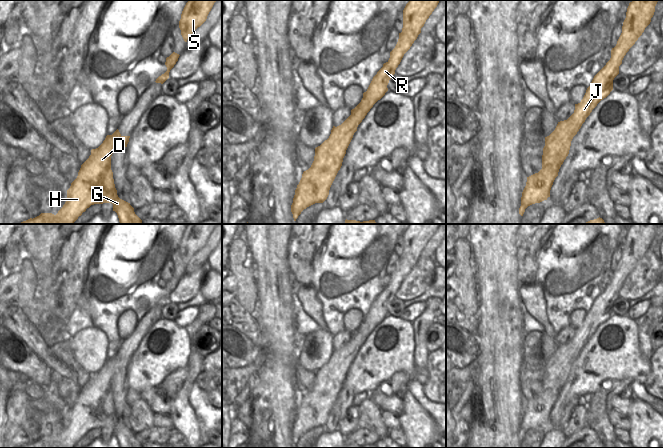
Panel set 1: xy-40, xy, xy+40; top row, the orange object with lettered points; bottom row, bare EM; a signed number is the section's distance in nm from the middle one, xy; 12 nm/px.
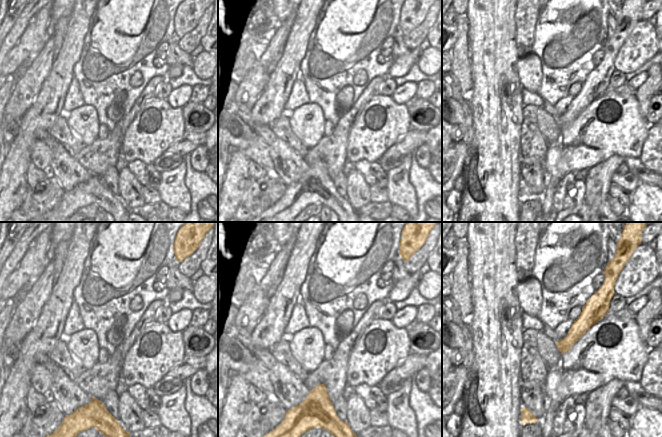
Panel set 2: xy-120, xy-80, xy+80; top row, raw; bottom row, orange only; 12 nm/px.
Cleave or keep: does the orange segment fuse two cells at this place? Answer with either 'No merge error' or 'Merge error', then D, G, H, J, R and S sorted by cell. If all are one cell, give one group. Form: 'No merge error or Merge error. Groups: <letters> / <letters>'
No merge error. Groups: D G H J R S

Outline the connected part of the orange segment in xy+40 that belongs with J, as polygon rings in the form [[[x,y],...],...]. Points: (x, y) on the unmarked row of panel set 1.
[[[633,224],[629,227],[622,257],[611,274],[610,284],[594,300],[581,326],[575,328],[574,337],[567,344],[558,346],[555,354],[545,361],[542,393],[527,401],[519,432],[521,440],[528,430],[550,421],[551,411],[569,378],[573,361],[597,328],[613,314],[613,304],[619,298],[619,290],[626,277],[650,248],[657,226],[658,224]]]

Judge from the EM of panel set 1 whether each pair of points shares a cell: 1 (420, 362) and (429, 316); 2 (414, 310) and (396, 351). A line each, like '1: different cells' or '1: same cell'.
1: same cell
2: different cells

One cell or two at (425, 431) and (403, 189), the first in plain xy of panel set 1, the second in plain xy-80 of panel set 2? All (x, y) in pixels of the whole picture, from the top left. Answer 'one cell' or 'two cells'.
one cell

